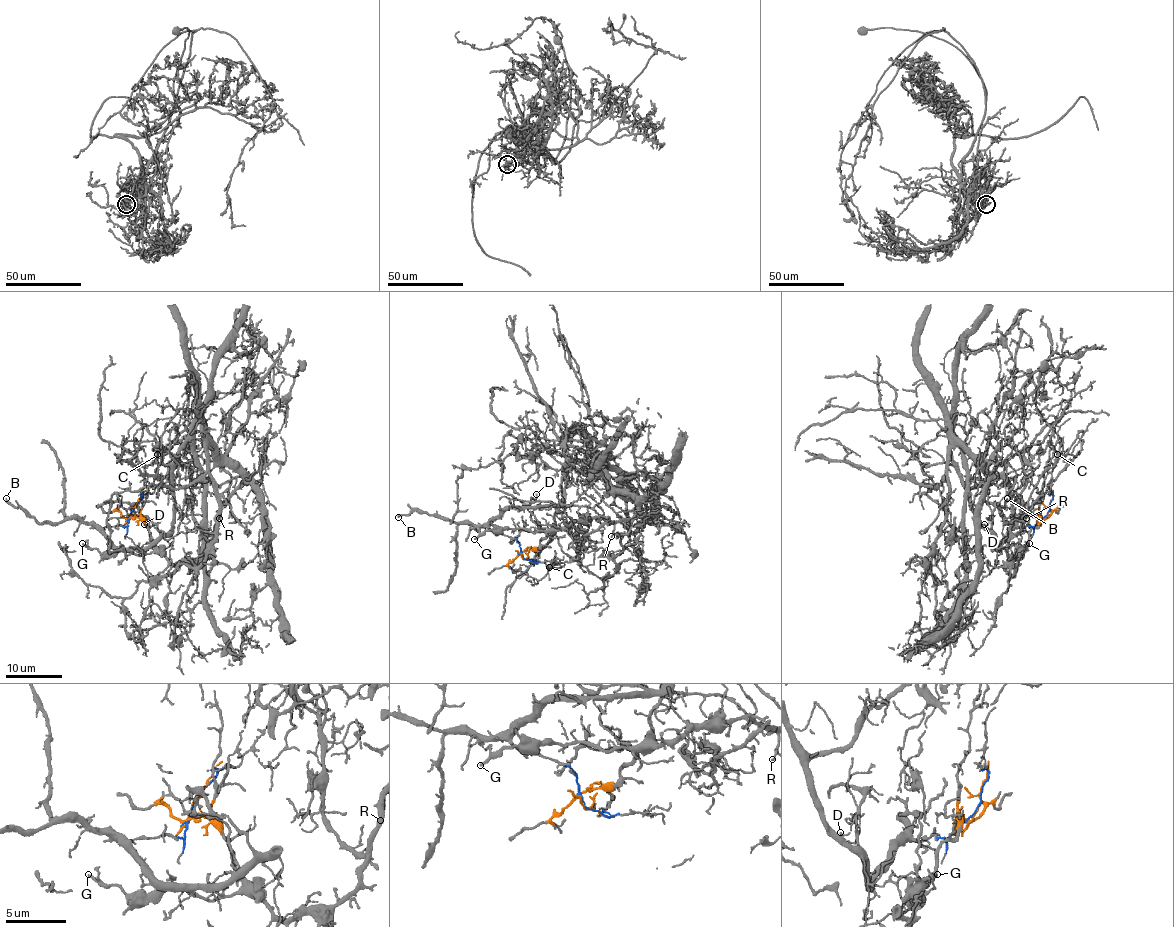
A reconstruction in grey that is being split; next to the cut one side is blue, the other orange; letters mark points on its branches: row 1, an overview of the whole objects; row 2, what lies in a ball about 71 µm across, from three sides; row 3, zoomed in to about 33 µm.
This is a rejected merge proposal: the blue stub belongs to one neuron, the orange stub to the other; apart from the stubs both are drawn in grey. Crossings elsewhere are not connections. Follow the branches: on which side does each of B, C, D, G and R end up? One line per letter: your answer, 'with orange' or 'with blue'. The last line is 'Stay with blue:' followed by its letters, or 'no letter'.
B: with blue
C: with orange
D: with blue
G: with orange
R: with orange
Stay with blue: B, D

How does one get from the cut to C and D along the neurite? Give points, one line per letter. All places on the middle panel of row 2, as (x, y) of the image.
C: (523, 558), (549, 532), (601, 517), (604, 521), (593, 532), (584, 531), (579, 558), (549, 567)
D: (523, 558), (518, 542), (495, 534), (489, 525), (509, 508), (538, 508), (552, 502), (538, 501), (536, 494)

